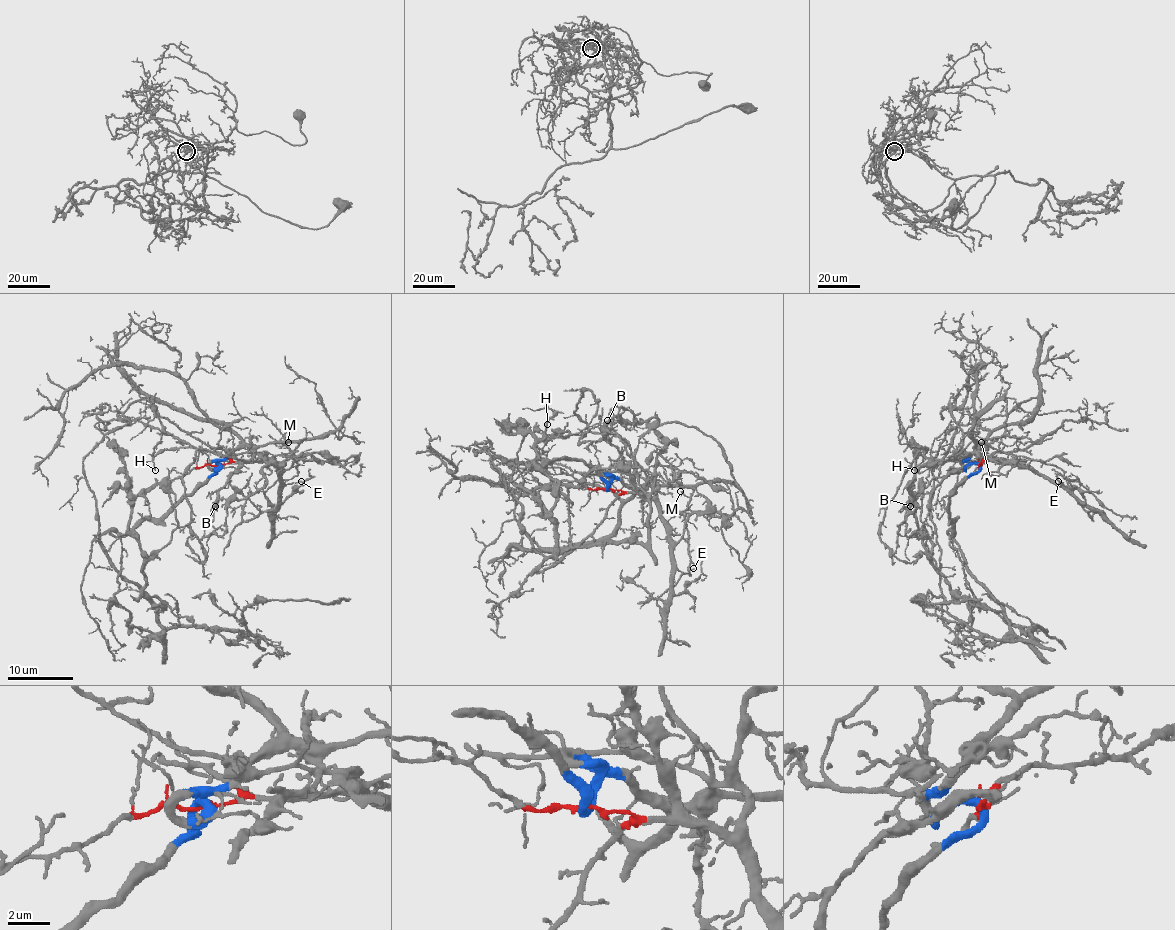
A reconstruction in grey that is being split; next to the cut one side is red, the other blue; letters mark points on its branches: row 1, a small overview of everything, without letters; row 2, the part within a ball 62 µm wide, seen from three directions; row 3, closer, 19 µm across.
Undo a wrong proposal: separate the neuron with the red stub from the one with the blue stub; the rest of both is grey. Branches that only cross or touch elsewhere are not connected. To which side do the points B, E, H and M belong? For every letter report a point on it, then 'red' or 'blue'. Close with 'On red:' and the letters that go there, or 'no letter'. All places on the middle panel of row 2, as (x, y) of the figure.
B: at (607, 420); red
E: at (693, 568); red
H: at (547, 424); blue
M: at (680, 491); blue
On red: B, E

